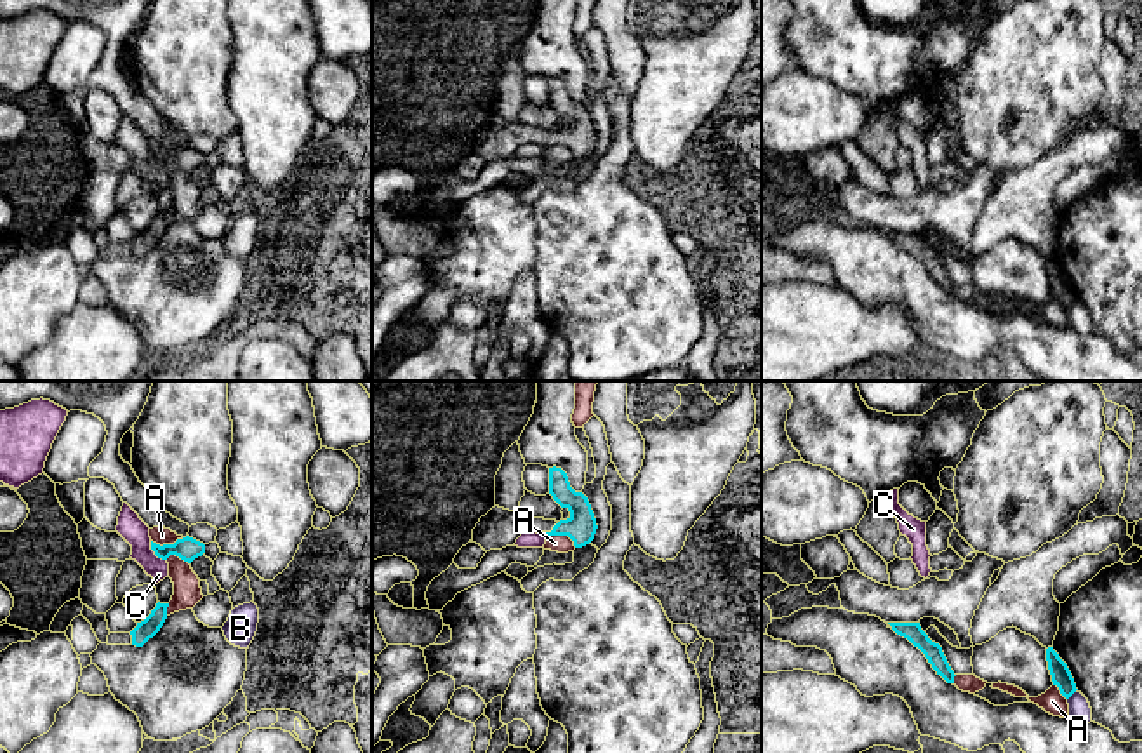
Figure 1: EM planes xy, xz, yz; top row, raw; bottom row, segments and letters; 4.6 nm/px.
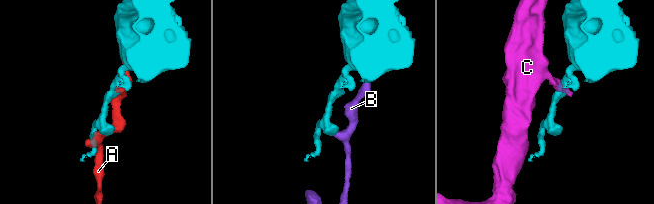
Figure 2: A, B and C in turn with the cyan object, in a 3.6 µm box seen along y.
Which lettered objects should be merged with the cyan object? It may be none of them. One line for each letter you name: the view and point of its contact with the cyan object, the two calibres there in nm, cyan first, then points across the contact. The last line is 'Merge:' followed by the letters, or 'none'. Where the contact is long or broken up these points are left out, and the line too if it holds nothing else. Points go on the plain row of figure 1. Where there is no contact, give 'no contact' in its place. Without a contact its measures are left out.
Merge: none

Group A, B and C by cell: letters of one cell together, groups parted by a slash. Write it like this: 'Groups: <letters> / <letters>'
Groups: A / B / C

